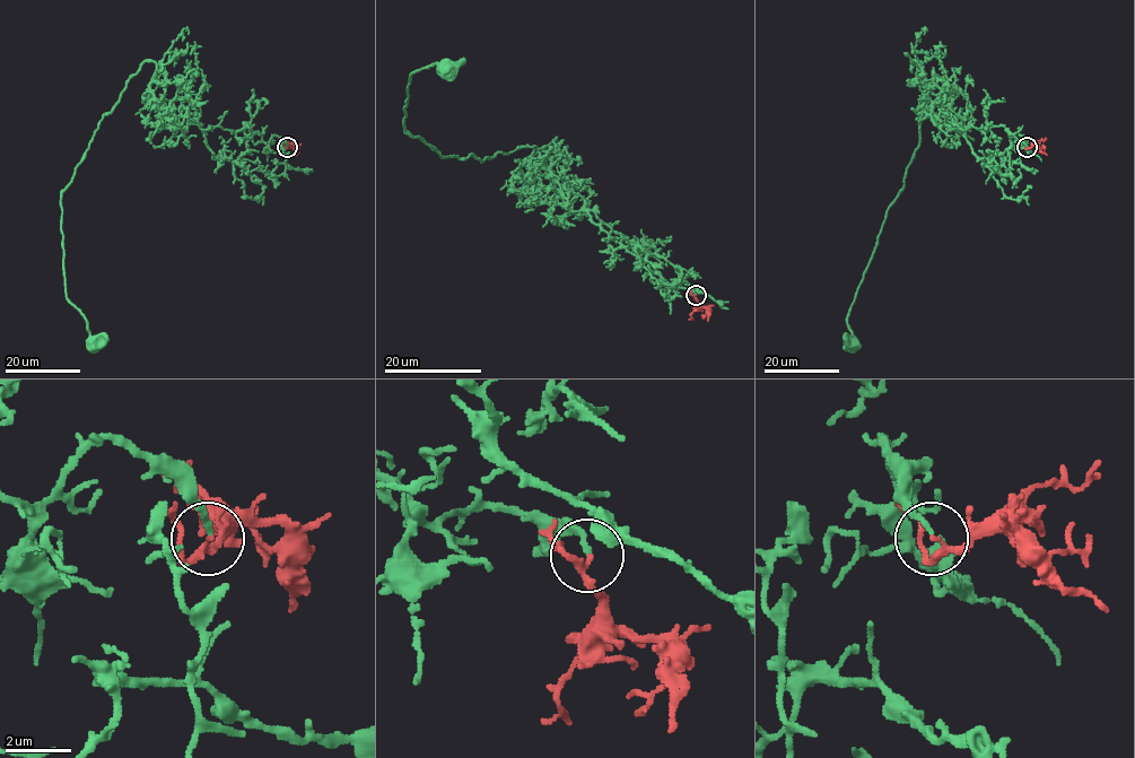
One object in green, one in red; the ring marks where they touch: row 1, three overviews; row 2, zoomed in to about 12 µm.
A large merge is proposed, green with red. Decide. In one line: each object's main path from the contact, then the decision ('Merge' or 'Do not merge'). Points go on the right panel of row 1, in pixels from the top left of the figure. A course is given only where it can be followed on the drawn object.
Course of green: (1027, 146), (1002, 125), (946, 125), (911, 62), (919, 142), (847, 317), (850, 345). Course of red: (1027, 146), (1036, 145), (1047, 155). Do not merge

